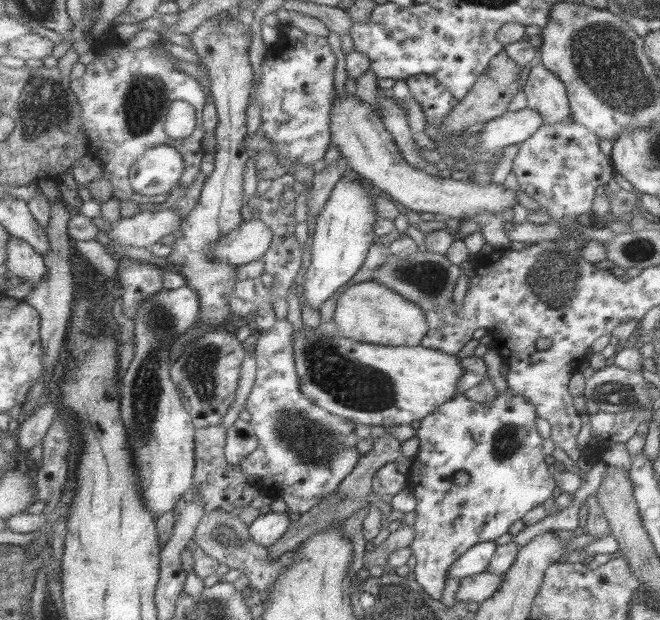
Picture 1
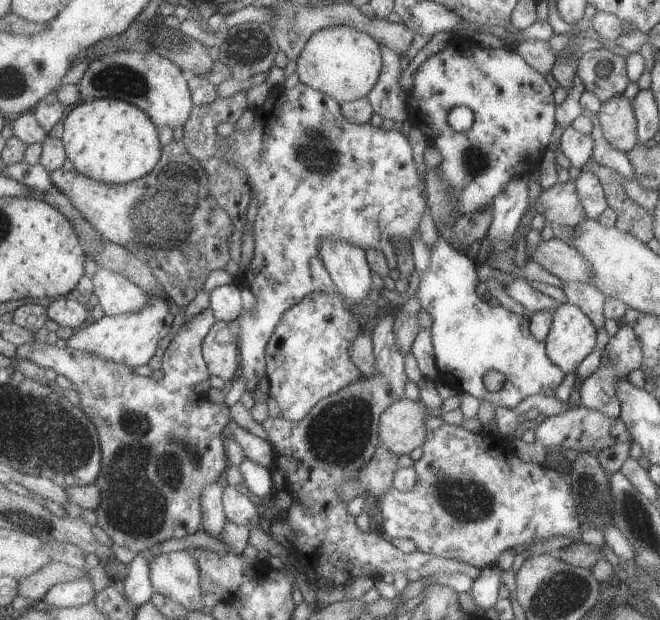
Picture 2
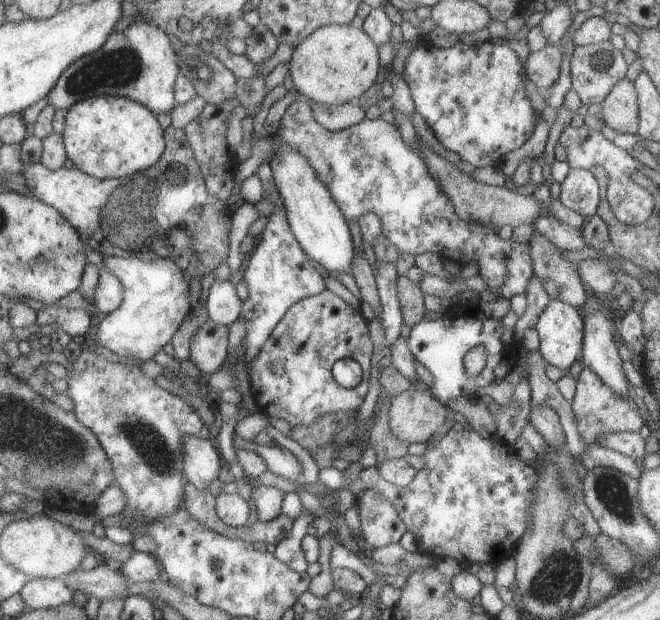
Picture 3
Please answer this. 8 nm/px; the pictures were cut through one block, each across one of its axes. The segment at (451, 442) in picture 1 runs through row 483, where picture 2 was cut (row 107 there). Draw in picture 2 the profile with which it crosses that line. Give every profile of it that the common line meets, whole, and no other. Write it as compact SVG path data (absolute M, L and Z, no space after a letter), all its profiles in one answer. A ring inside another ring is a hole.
M452 34L451 38L440 51L427 57L417 68L414 84L408 93L408 108L412 117L416 116L418 118L419 124L421 124L421 131L426 135L425 137L430 140L430 145L439 150L441 162L439 162L439 166L436 166L437 172L439 172L441 178L445 180L447 190L453 194L453 198L457 198L457 208L453 206L453 210L451 210L453 219L466 215L467 212L475 212L483 208L483 206L490 206L491 200L495 198L495 194L499 194L501 190L503 190L503 187L507 184L507 180L513 178L513 176L528 176L536 171L539 167L542 153L547 149L547 139L550 138L551 132L553 128L555 128L555 105L552 97L552 90L549 85L547 85L544 76L541 76L539 72L535 72L519 54L515 51L511 51L507 46L501 48L484 48L475 39L460 37L457 34ZM451 106L467 106L467 108L473 112L473 124L471 124L469 130L465 130L465 132L455 132L455 130L449 128L449 124L447 124L447 115L449 114L449 110L451 110Z

